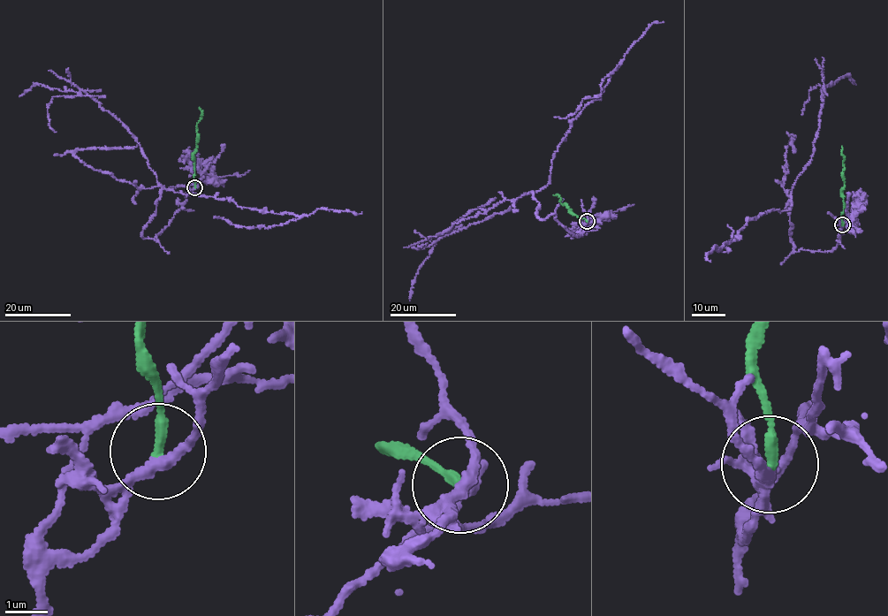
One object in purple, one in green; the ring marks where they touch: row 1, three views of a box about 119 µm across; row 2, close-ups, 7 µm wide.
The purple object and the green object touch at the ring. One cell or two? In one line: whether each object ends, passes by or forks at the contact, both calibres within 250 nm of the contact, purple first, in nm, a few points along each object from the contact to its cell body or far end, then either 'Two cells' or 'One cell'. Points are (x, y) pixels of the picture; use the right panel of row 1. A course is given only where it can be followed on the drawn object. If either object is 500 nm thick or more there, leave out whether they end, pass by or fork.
At the ring purple passes by. At the ring green ends. Thickness 240 nm (purple) against 220 nm. Course of purple: (842, 224), (830, 252), (794, 252), (791, 200), (788, 209), (747, 220), (717, 250), (729, 251), (727, 225). Course of green: (842, 224), (842, 147). Two cells

